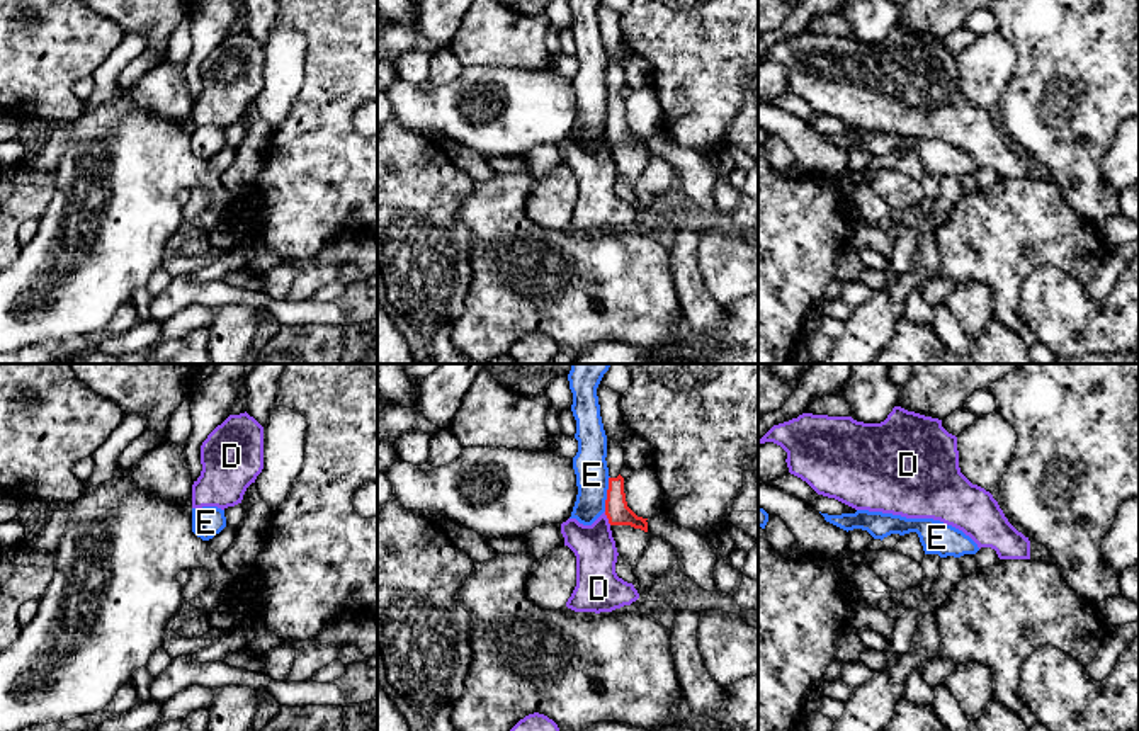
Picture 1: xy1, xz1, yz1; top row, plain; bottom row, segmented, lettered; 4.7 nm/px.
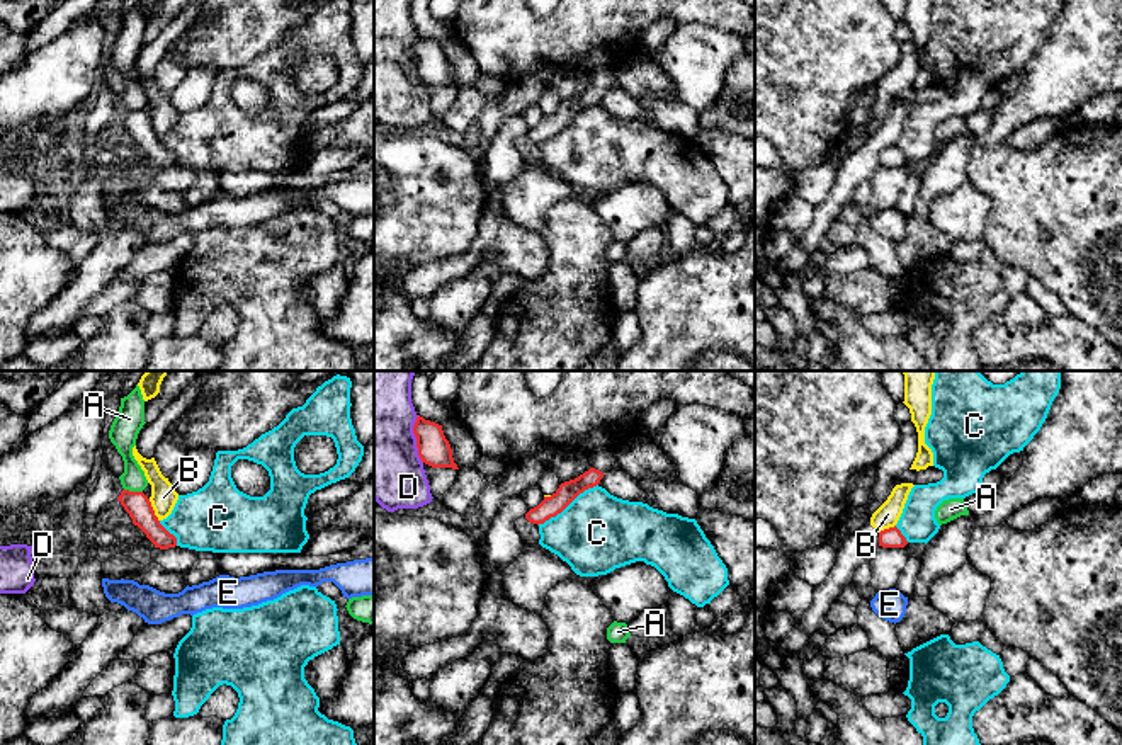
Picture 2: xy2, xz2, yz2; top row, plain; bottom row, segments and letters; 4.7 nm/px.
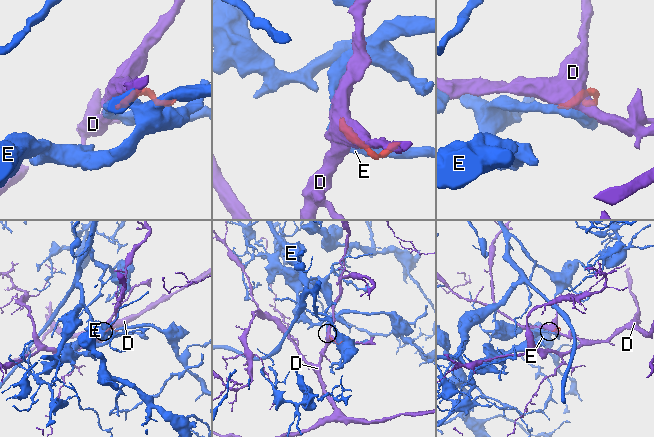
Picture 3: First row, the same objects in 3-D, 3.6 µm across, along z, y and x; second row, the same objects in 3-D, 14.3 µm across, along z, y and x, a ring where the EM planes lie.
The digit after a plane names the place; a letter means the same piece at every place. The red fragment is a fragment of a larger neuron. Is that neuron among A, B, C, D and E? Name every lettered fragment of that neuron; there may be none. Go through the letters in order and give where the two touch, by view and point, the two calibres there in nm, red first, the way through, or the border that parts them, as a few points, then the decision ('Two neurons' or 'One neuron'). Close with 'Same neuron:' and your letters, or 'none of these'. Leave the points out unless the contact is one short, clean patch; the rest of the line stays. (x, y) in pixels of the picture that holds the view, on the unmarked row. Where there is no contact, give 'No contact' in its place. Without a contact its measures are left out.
A: Touches red at xy2 (133, 111). Thickness 120 nm (red) against 120 nm. Boundary: xy2 (124, 108), (141, 111). Two neurons
B: Touches red at xy2 (153, 130). Thickness 120 nm (red) against 130 nm. Boundary: xy2 (148, 118), (158, 140). Two neurons
C: Touches red at xz2 (566, 125). Thickness 100 nm (red) against 380 nm. Boundary: xz2 (597, 102), (580, 111), (560, 131), (538, 143). Two neurons
D: Touches red at xz2 (417, 58). Thickness 160 nm (red) against 400 nm. Two neurons
E: Touches red at xz1 (607, 113). Thickness 120 nm (red) against 160 nm. Boundary: xz1 (609, 96), (604, 130). Two neurons
Same neuron: none of these

